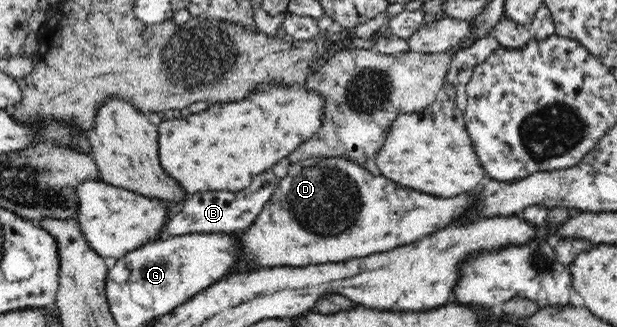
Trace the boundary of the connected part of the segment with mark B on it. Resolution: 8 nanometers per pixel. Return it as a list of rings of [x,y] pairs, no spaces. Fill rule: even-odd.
[[[272,169],[260,173],[253,179],[252,185],[232,193],[230,191],[206,191],[206,193],[196,193],[180,215],[173,217],[166,223],[163,232],[163,240],[172,236],[182,236],[187,234],[228,234],[234,235],[246,229],[256,220],[270,202],[272,196],[278,188],[279,181],[275,177]]]

